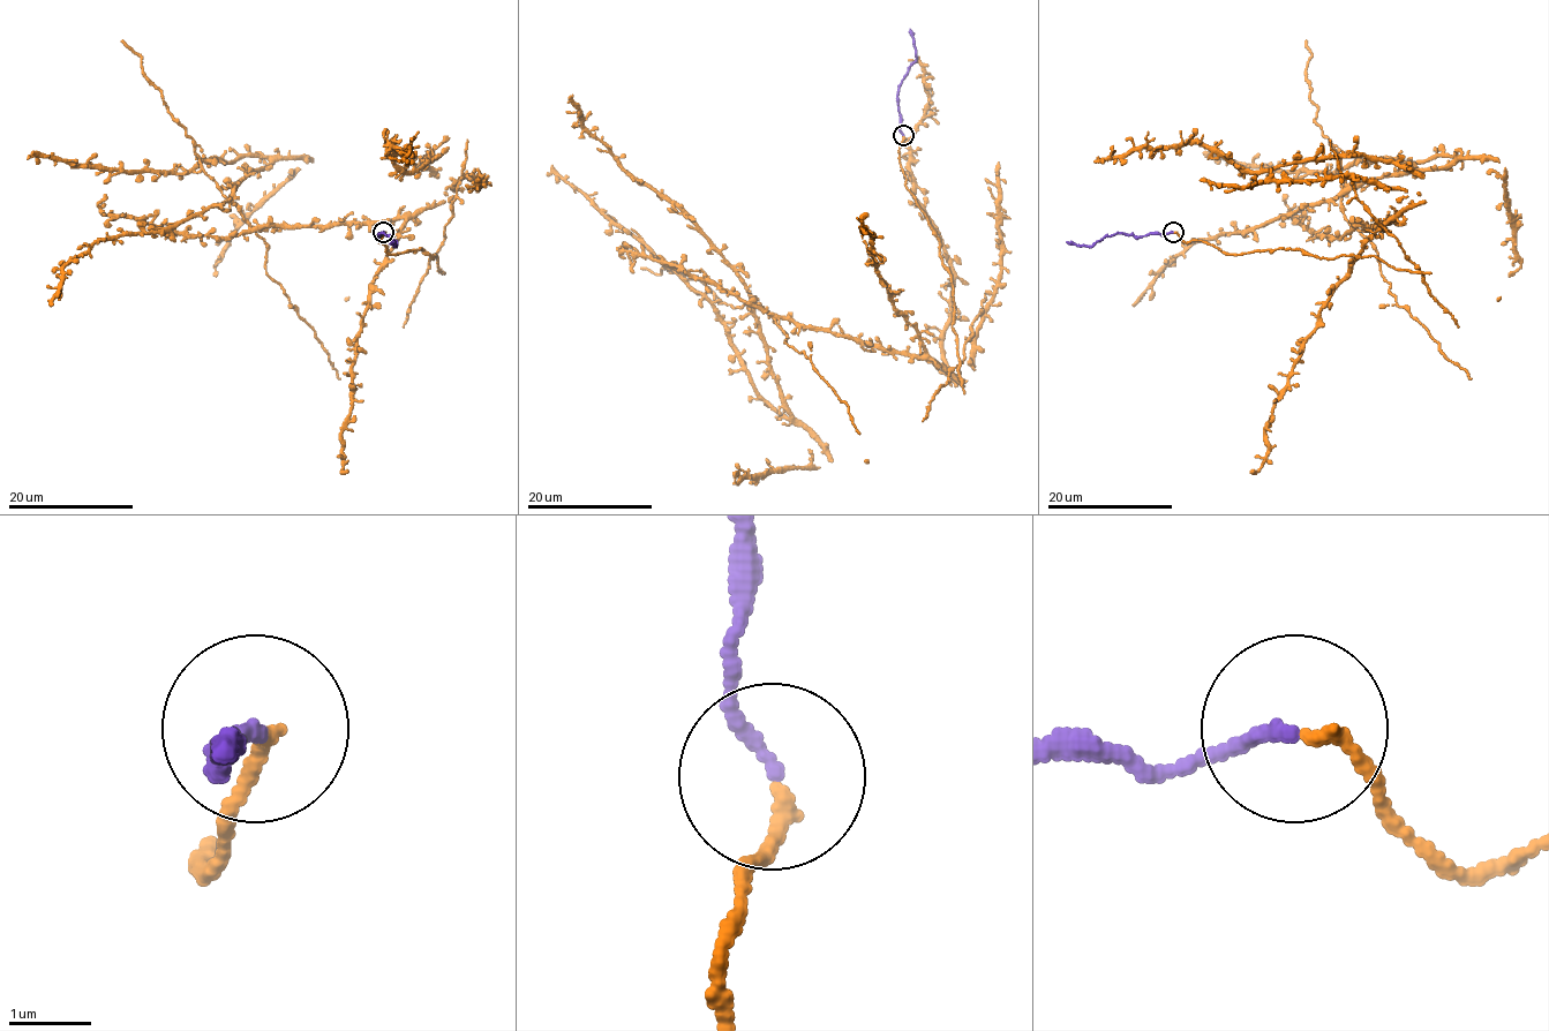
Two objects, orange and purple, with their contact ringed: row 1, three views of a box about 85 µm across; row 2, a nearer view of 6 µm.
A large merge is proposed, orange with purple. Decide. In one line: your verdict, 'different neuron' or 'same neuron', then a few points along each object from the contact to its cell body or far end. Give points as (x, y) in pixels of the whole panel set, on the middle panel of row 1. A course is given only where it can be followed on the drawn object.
same neuron | orange via (903, 136), (952, 280), (948, 374), (978, 316), (974, 370), (716, 300), (787, 416), (749, 286), (570, 95) | purple via (903, 136), (896, 102), (899, 85), (916, 60), (909, 29)

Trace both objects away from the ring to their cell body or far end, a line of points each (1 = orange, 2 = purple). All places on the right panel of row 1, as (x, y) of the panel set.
1: (1173, 232), (1414, 271), (1353, 182), (1421, 195), (1355, 227), (1338, 171), (1453, 157), (1195, 240), (1133, 306)
2: (1173, 232), (1138, 236), (1106, 235), (1092, 246), (1067, 241)

